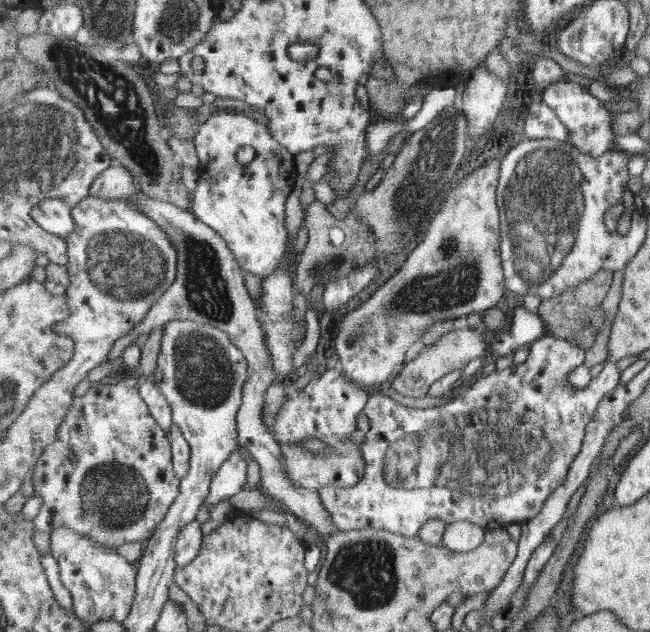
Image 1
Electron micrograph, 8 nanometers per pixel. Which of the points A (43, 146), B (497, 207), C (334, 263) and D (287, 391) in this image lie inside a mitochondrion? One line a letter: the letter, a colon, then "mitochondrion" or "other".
A: mitochondrion
B: mitochondrion
C: mitochondrion
D: other

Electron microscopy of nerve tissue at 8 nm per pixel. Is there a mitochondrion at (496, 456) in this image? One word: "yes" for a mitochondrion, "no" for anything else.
yes

